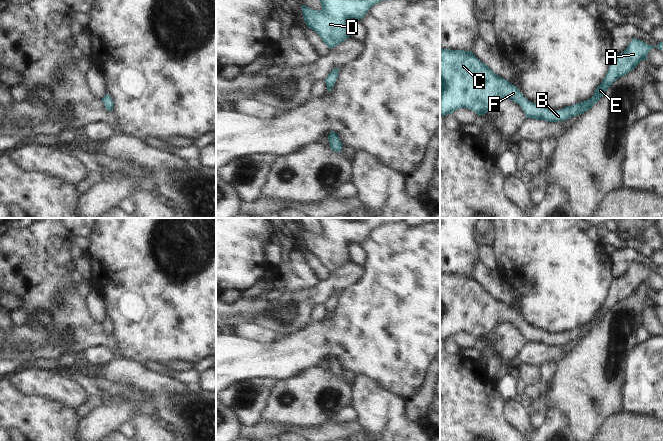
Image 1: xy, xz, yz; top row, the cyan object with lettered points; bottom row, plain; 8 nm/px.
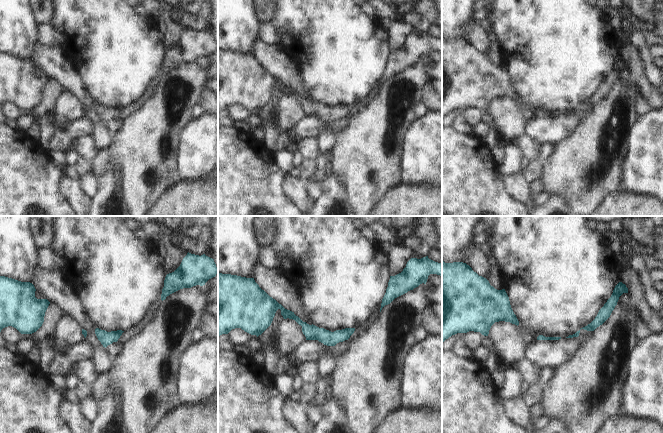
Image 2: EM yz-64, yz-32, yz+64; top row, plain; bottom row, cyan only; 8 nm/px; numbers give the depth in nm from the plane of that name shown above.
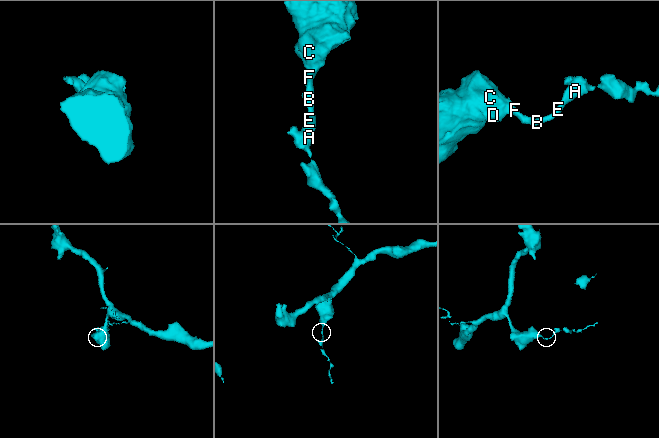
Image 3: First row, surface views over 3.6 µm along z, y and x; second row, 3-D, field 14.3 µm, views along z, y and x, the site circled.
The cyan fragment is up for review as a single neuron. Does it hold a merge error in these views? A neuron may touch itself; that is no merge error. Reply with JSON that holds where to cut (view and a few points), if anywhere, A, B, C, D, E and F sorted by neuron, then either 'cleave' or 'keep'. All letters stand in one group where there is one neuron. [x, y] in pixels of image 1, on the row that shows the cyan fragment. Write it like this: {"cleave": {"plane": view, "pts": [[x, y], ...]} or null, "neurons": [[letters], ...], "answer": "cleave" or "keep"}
{"cleave": null, "neurons": [["A", "B", "C", "D", "E", "F"]], "answer": "keep"}

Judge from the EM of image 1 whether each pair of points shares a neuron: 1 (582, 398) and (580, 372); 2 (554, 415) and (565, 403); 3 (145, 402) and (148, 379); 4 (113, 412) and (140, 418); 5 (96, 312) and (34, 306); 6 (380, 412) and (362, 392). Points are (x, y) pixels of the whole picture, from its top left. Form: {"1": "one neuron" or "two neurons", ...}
{"1": "one neuron", "2": "two neurons", "3": "two neurons", "4": "two neurons", "5": "two neurons", "6": "one neuron"}

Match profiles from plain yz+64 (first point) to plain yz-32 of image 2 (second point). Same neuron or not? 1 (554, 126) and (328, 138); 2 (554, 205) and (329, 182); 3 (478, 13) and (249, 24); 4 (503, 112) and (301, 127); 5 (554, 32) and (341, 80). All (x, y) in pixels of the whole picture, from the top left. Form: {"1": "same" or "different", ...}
{"1": "different", "2": "same", "3": "different", "4": "different", "5": "same"}

